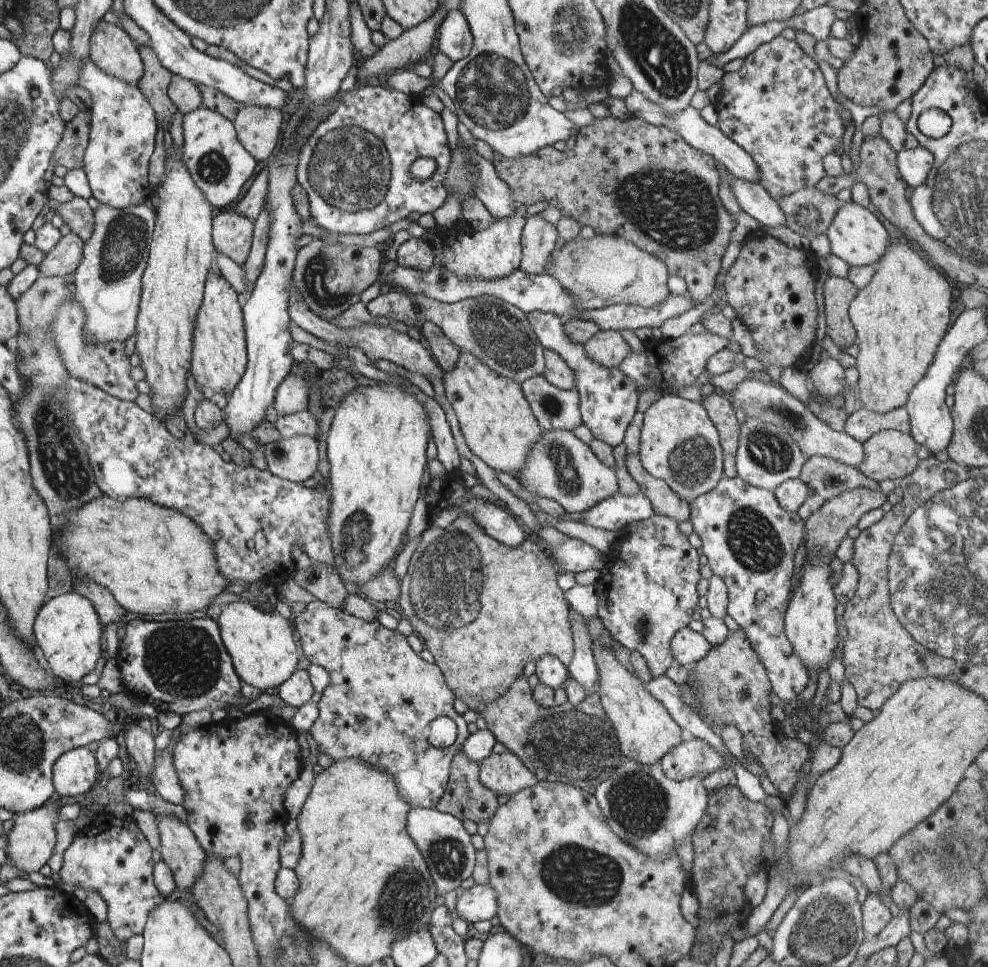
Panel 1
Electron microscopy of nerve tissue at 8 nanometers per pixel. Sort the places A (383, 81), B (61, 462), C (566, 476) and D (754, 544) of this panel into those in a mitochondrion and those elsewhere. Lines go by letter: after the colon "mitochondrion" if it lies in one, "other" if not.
A: other
B: mitochondrion
C: mitochondrion
D: mitochondrion

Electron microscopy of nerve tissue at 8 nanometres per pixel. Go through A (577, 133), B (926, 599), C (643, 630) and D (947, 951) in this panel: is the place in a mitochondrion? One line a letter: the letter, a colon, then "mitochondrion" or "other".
A: other
B: mitochondrion
C: mitochondrion
D: other

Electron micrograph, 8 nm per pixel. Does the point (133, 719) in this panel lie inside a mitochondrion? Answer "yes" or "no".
no

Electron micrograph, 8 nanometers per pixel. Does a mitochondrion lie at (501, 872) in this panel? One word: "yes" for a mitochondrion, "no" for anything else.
no

